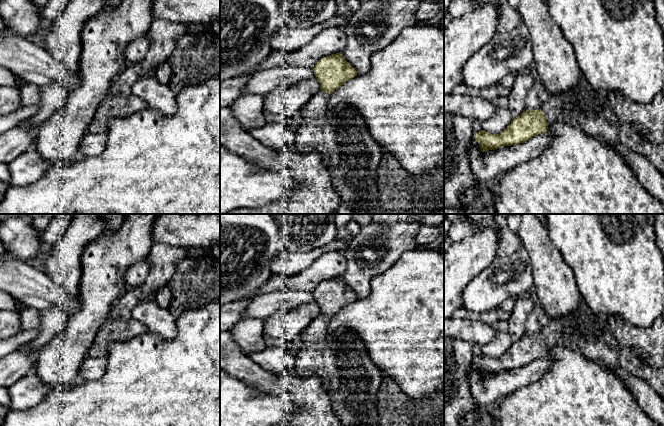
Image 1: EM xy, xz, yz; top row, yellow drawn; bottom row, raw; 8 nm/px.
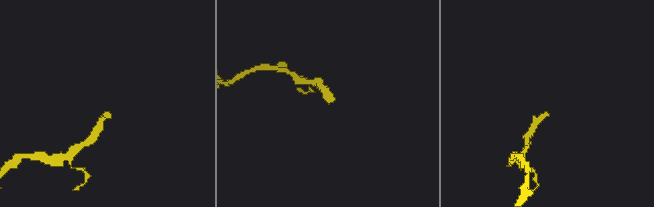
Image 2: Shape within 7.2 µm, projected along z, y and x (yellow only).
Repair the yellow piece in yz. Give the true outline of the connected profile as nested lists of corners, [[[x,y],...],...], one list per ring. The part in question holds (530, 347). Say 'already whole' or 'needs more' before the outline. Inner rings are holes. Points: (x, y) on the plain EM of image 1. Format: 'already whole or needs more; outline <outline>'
needs more; outline [[[583,307],[571,314],[549,320],[540,333],[526,334],[513,342],[499,358],[484,354],[474,357],[482,376],[523,367],[546,357],[551,347],[568,349],[612,370],[624,369],[647,382],[664,398],[664,366],[652,367],[620,344],[611,333],[607,317]]]

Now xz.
needs more; outline [[[341,276],[322,281],[312,293],[321,314],[307,326],[300,337],[299,346],[295,350],[296,375],[317,376],[321,380],[322,388],[330,396],[340,426],[378,426],[378,393],[382,383],[382,371],[373,363],[365,343],[354,330],[341,327],[332,333],[329,331],[330,319],[346,305],[357,300],[357,295],[344,283]]]

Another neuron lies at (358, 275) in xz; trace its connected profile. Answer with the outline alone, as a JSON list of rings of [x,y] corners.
[[[372,214],[371,222],[368,225],[363,225],[360,232],[353,237],[352,241],[349,243],[347,250],[343,253],[347,259],[347,266],[345,272],[341,275],[344,283],[357,295],[357,299],[366,298],[371,293],[371,281],[375,275],[379,275],[390,268],[393,264],[395,264],[399,258],[408,251],[416,250],[416,235],[417,232],[422,225],[421,214]]]

